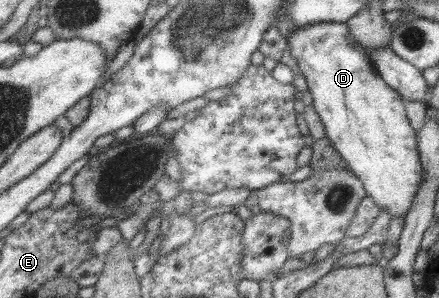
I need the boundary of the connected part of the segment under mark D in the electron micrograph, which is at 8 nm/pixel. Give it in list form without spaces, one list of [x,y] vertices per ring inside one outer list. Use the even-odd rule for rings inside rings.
[[[315,22],[294,27],[286,43],[308,86],[313,108],[323,123],[326,138],[331,141],[348,169],[361,181],[366,195],[377,207],[387,210],[391,218],[404,217],[423,182],[423,169],[417,154],[416,133],[407,120],[404,101],[399,93],[383,82],[366,50],[349,34],[345,22]]]

